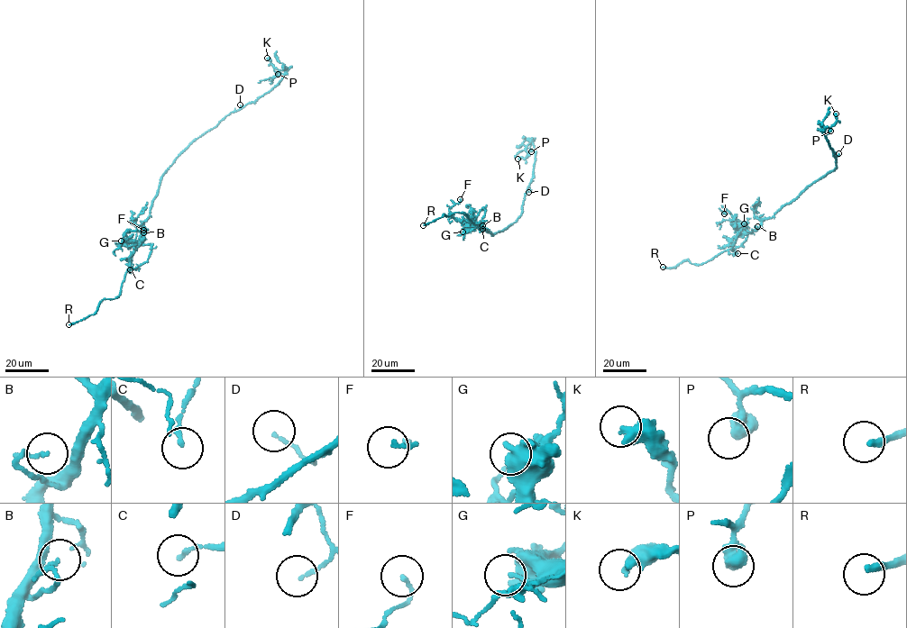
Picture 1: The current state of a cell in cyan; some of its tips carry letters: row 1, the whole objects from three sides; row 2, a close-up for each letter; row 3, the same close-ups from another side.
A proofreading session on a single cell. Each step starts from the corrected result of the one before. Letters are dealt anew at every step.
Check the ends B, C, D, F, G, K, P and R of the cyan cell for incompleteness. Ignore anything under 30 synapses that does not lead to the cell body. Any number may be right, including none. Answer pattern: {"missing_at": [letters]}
{"missing_at": ["R"]}

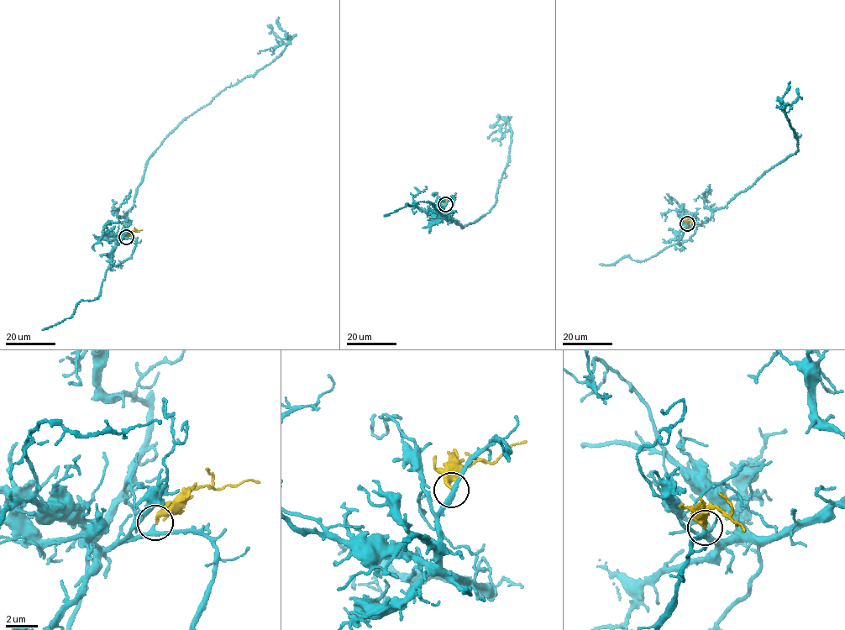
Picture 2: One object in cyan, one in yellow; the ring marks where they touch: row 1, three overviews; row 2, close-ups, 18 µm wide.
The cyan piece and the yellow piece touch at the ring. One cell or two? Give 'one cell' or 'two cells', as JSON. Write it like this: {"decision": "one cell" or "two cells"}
{"decision": "one cell"}

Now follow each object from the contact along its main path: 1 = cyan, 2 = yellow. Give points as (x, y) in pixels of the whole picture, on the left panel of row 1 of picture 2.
1: (127, 237), (116, 239), (147, 163), (167, 136), (223, 89), (272, 61), (288, 44), (267, 25)
2: (127, 237), (131, 232), (143, 230)

